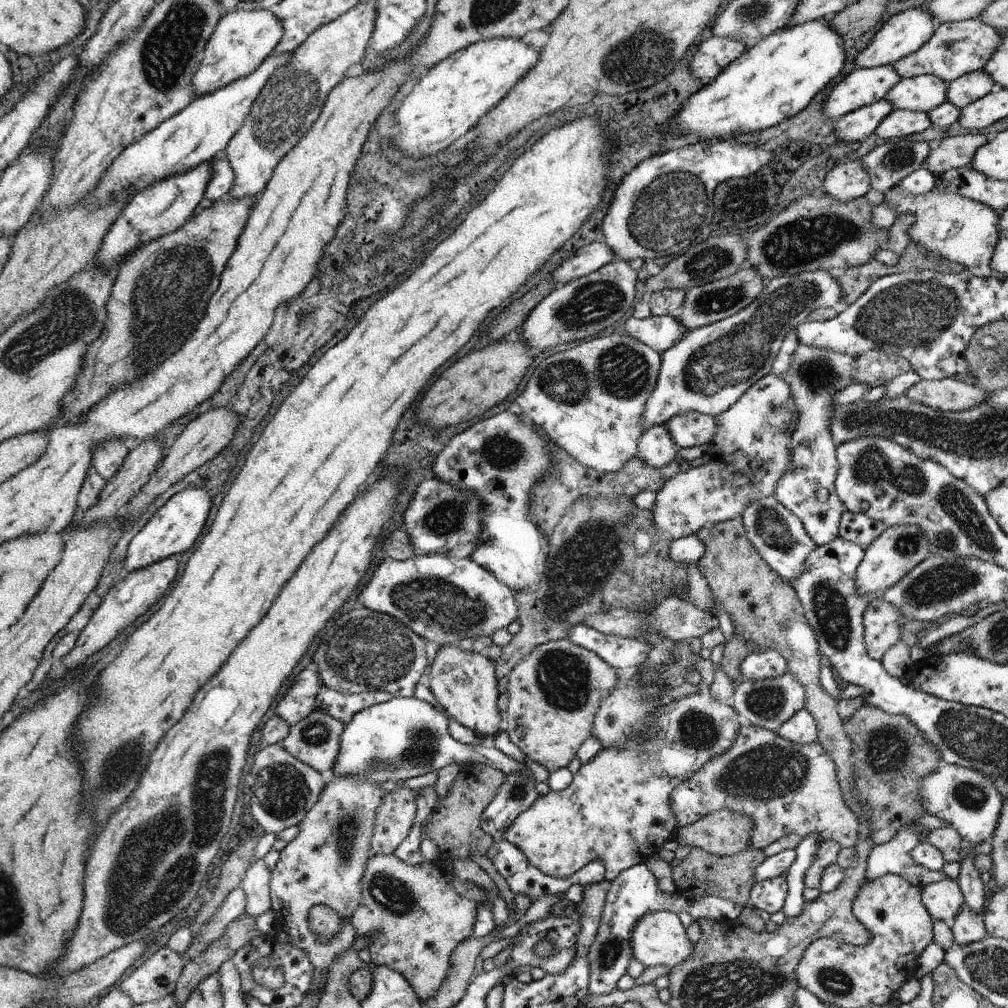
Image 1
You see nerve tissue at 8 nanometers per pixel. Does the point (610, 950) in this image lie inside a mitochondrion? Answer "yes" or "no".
yes

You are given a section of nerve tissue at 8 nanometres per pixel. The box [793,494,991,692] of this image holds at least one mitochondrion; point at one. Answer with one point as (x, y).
(936, 586)

